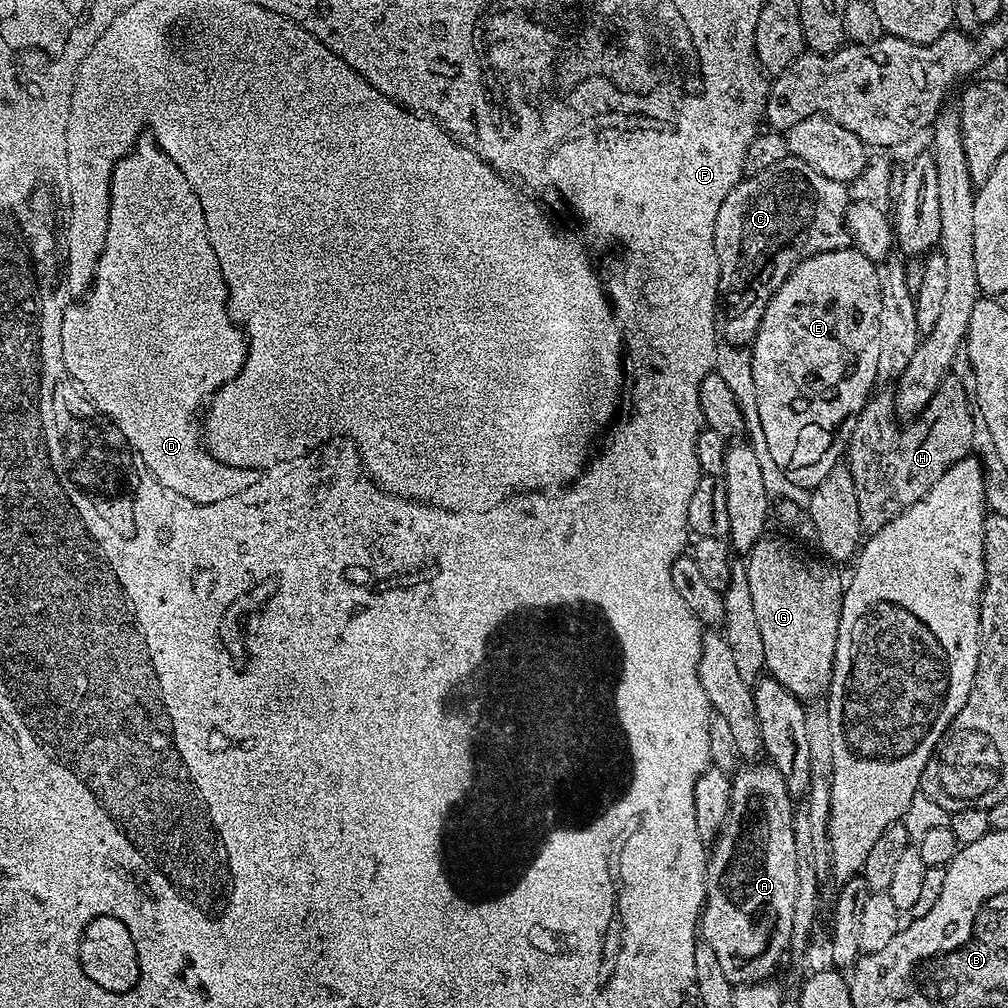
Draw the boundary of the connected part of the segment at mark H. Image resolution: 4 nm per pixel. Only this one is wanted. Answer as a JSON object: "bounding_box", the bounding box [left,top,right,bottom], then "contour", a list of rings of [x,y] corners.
{"bounding_box":[846,374,974,534],"contour":[[[949,374],[944,377],[944,381],[937,388],[937,392],[929,400],[929,404],[921,410],[920,414],[915,417],[911,422],[905,423],[908,424],[905,428],[899,428],[896,425],[898,422],[898,416],[893,409],[893,397],[891,395],[879,396],[879,394],[873,395],[869,399],[868,403],[864,405],[864,408],[859,412],[855,417],[854,423],[856,425],[852,428],[852,433],[848,436],[848,457],[846,457],[846,463],[848,469],[850,470],[850,478],[854,478],[854,494],[858,498],[858,518],[860,519],[860,530],[861,533],[871,534],[882,530],[882,526],[886,526],[888,521],[892,520],[898,514],[905,512],[914,502],[918,502],[931,490],[934,486],[934,482],[938,482],[938,478],[942,478],[942,474],[946,474],[946,470],[954,462],[965,459],[969,455],[968,452],[972,448],[972,416],[974,420],[974,412],[968,409],[968,400],[970,404],[970,392],[964,389],[964,384],[959,380],[955,374]]]}

